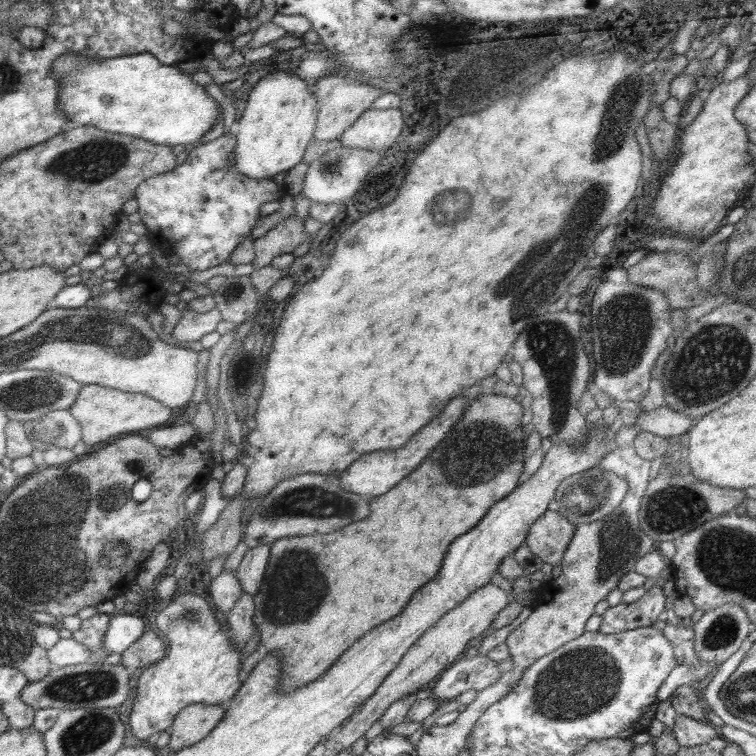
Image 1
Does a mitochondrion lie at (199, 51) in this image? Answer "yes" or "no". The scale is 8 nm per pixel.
no

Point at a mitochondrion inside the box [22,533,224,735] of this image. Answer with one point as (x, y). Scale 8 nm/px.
(86, 686)

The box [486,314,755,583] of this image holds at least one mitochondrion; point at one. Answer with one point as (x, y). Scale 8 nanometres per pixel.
(705, 370)

